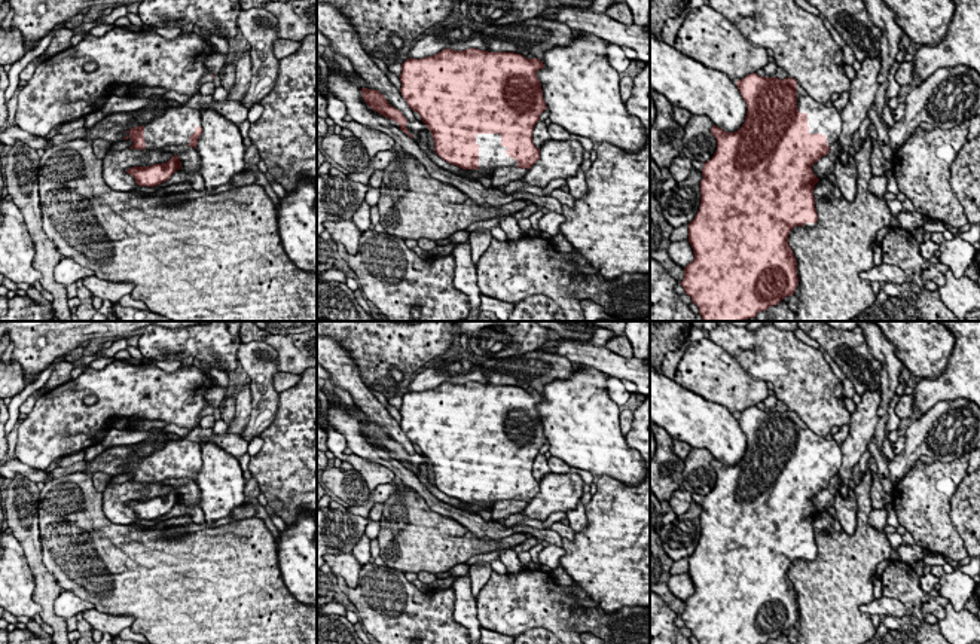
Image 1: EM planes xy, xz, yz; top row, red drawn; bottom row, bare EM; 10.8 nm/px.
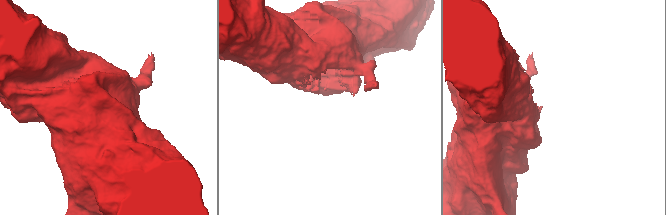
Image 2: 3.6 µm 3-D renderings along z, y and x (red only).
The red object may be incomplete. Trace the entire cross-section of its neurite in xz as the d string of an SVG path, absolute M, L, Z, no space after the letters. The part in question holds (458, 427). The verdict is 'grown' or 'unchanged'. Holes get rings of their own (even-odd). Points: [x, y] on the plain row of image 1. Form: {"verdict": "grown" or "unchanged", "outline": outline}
{"verdict": "grown", "outline": "M449 381L402 397L400 425L433 467L434 485L462 503L494 506L503 500L529 503L540 492L532 464L547 442L537 405L543 394L515 385Z"}

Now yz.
{"verdict": "grown", "outline": "M751 406L738 413L736 419L747 436L745 455L735 466L726 466L715 458L711 461L717 483L703 495L700 540L689 556L689 576L694 592L684 601L680 617L699 644L766 644L794 628L799 617L797 593L788 568L796 559L816 558L813 522L819 512L812 498L828 488L843 461L840 445L818 436L793 410L782 413Z"}

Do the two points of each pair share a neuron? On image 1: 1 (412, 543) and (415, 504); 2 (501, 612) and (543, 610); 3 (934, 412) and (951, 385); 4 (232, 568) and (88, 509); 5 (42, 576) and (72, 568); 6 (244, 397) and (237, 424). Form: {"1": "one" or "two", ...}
{"1": "one", "2": "one", "3": "two", "4": "one", "5": "two", "6": "one"}

